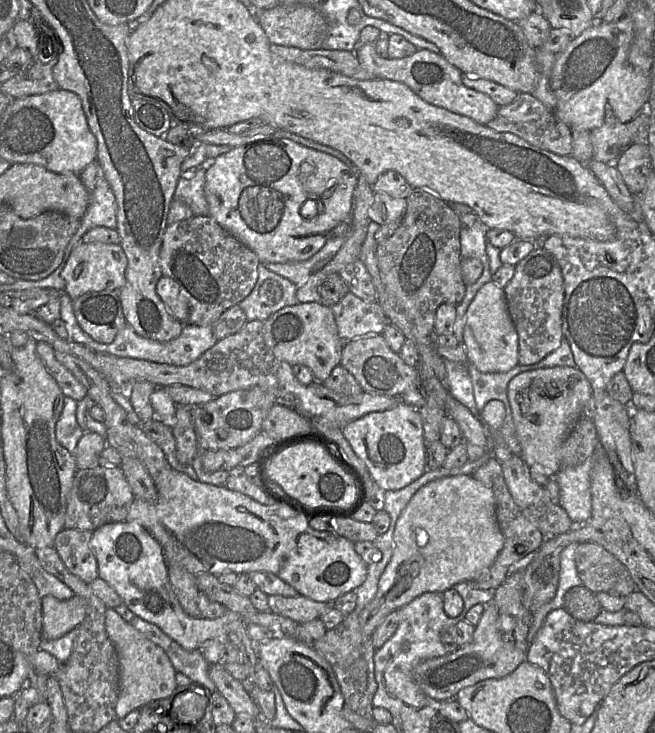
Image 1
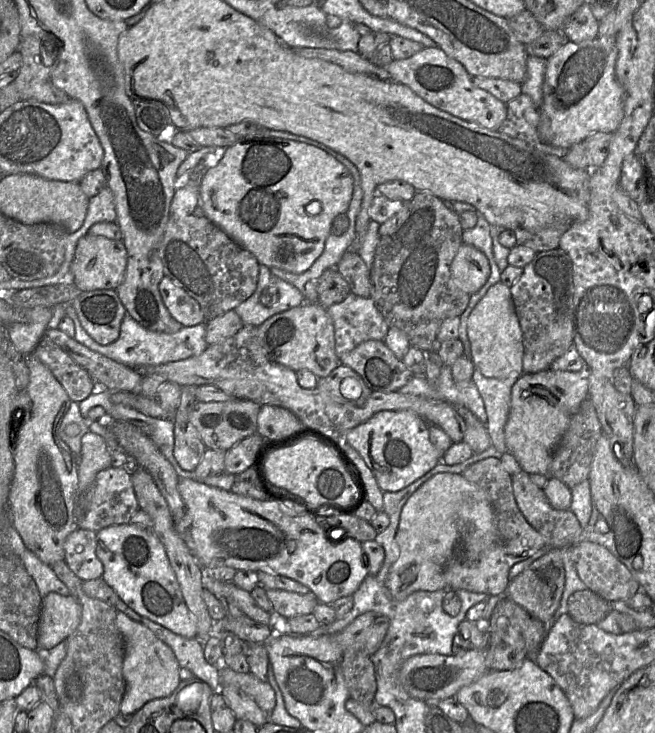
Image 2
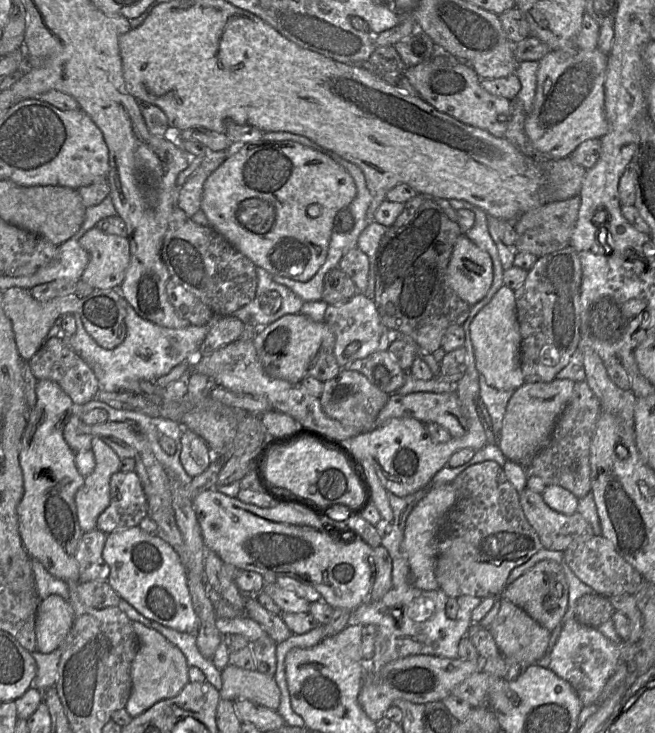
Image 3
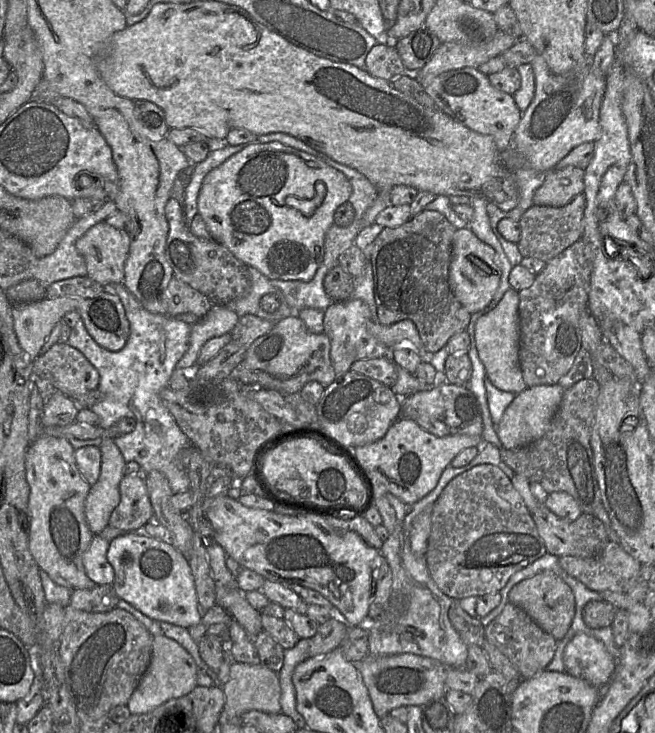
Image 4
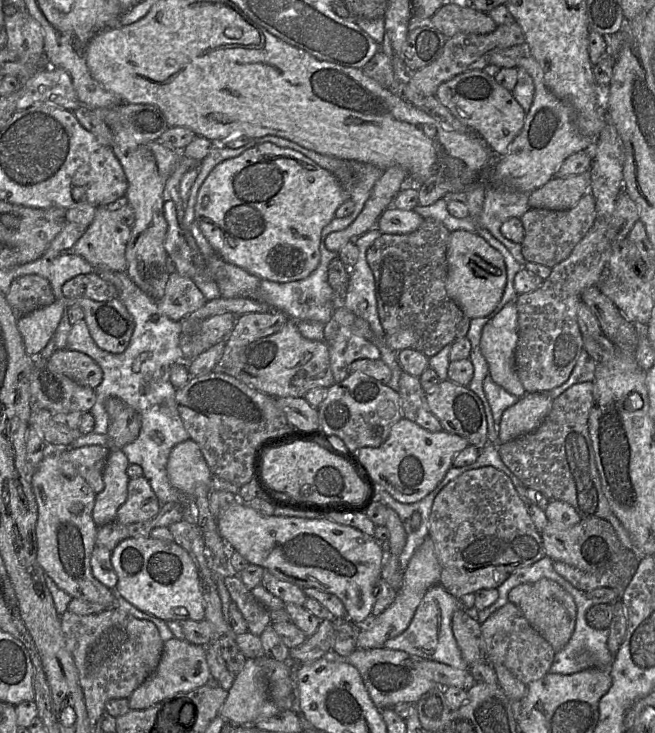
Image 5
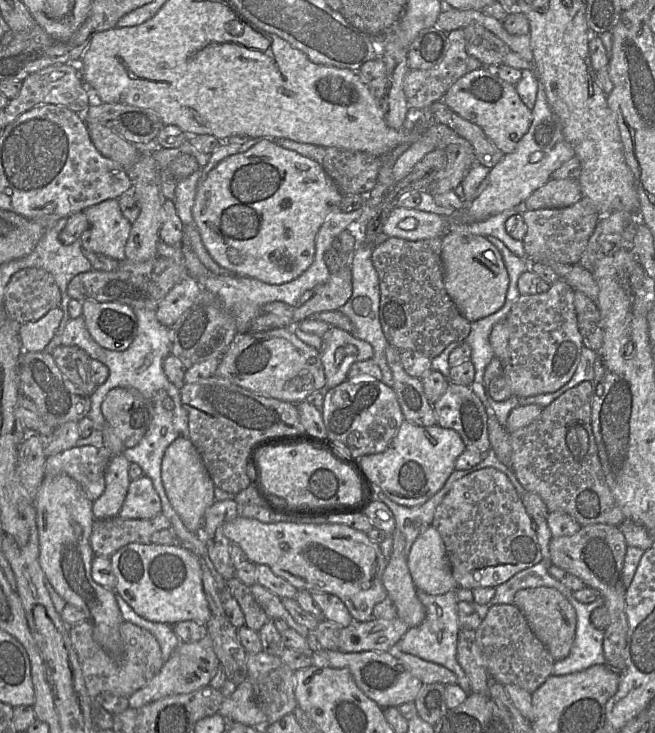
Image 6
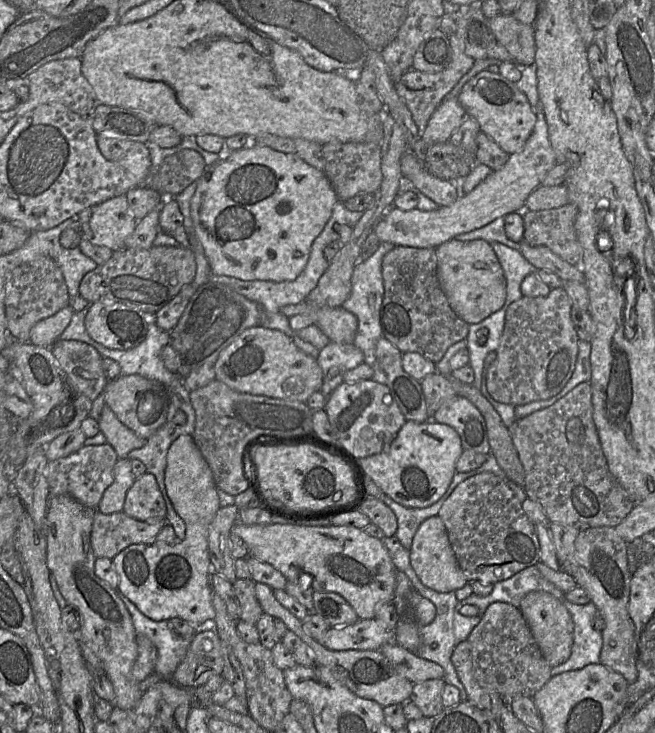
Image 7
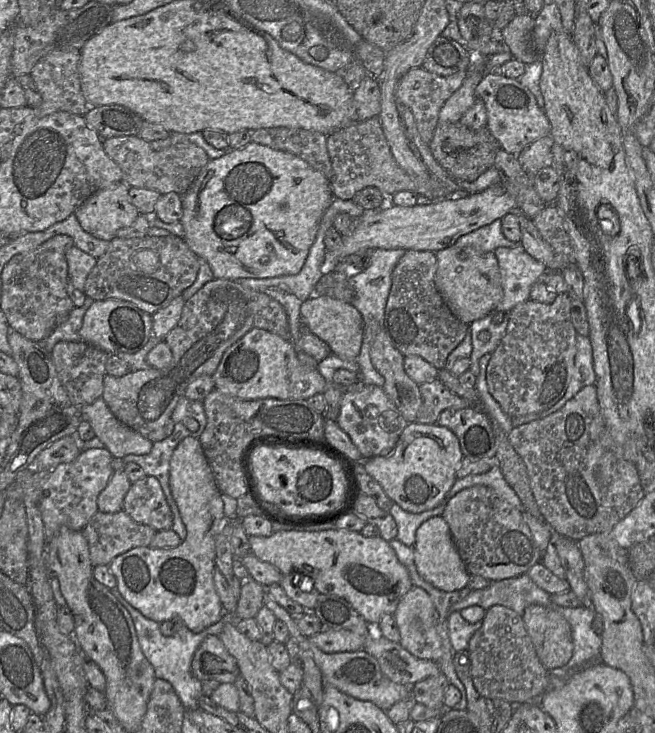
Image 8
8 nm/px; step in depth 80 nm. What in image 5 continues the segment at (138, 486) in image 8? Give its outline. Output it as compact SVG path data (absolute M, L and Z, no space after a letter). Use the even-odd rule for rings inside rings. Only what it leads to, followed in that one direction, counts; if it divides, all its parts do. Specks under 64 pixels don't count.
M144 476L132 478L128 482L127 499L118 509L115 520L121 524L148 521L158 514L161 506Z

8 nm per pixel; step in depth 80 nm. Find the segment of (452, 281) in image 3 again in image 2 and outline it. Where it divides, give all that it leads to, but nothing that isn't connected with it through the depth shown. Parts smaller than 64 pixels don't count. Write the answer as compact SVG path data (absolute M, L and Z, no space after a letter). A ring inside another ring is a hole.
M462 243L451 263L451 275L458 288L472 295L487 282L490 275L489 261L480 250Z

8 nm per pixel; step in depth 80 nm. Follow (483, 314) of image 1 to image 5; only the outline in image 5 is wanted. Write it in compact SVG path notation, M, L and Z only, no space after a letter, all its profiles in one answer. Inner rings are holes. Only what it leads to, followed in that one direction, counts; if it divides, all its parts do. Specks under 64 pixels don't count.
M511 301L483 327L480 349L492 380L508 393L521 398L527 392L515 366L517 341L518 311L515 301Z

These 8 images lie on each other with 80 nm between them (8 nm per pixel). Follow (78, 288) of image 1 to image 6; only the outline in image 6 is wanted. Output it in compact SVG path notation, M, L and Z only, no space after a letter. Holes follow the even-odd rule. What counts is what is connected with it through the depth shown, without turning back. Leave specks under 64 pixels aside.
M106 200L83 211L89 227L80 240L82 249L122 261L132 223L123 216L118 200Z

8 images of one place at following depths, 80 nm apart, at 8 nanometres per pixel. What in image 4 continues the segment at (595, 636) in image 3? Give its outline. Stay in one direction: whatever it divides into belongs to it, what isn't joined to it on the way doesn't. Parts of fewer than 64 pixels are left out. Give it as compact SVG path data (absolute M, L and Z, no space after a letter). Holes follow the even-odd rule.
M577 633L565 646L563 663L567 674L583 679L600 689L602 696L602 691L606 688L616 670L617 658L607 651L601 641L585 633Z

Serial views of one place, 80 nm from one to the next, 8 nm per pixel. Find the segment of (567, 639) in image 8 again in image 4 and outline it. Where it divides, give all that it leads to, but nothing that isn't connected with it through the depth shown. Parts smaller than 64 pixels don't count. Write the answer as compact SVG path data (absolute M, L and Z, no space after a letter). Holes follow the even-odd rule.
M544 570L515 584L508 593L508 602L521 608L555 640L561 640L566 635L575 614L575 600L572 590L550 570Z

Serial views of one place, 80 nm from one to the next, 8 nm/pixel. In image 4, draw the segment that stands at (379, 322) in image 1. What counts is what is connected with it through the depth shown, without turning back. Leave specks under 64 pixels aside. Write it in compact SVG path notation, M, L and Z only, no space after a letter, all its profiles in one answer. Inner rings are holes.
M351 298L343 302L333 302L324 312L323 333L330 340L330 359L336 380L342 378L350 370L352 363L358 360L369 360L389 355L387 346L367 330L367 322L373 319L373 315L364 301Z

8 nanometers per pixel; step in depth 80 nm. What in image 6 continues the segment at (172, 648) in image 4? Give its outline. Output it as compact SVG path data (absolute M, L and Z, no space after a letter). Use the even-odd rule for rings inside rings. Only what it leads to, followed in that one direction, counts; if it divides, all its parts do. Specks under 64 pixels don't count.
M208 634L196 642L181 642L164 662L160 671L129 697L129 707L140 708L167 696L190 693L207 686L219 665L220 661Z

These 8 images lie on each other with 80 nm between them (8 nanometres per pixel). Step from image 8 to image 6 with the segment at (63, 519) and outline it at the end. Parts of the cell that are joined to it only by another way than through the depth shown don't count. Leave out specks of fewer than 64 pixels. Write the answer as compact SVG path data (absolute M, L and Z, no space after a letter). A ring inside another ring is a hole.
M104 445L75 446L48 457L44 475L70 476L79 483L87 497L94 502L105 490L105 473L112 456L110 450Z

